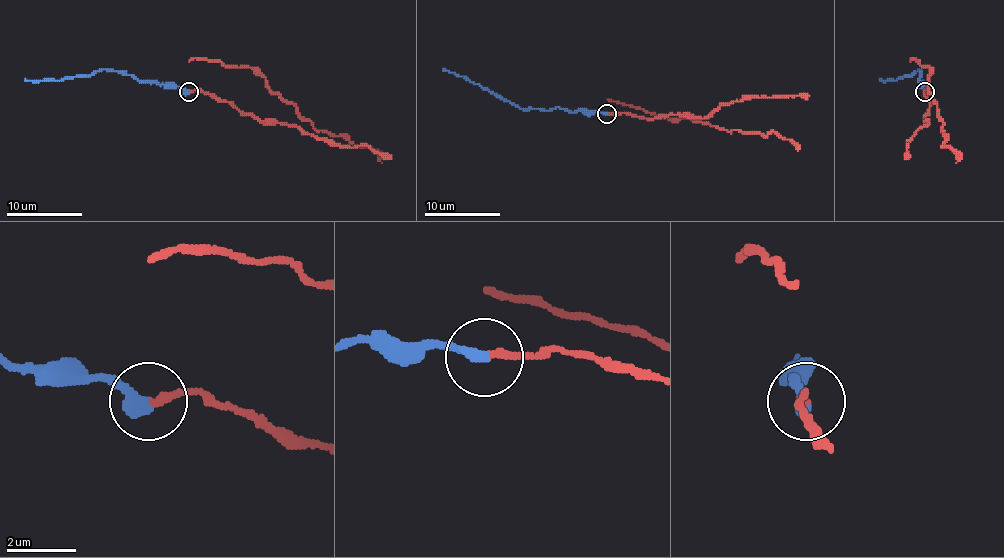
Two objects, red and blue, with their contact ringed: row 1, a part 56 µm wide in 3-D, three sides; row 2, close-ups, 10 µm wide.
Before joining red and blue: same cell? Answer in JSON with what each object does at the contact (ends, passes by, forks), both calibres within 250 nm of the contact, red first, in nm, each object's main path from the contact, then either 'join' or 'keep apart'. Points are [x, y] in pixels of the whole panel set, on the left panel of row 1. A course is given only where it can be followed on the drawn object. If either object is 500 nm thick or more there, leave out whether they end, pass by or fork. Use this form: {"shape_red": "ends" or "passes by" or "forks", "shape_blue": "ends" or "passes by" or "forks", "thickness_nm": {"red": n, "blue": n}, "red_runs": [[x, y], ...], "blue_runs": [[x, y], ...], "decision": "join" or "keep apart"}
{"shape_red": "ends", "shape_blue": "ends", "thickness_nm": {"red": 240, "blue": 380}, "red_runs": [[189, 92], [208, 92], [261, 120], [290, 124], [298, 117], [298, 109], [252, 67], [202, 58], [189, 61]], "blue_runs": [[189, 92], [179, 86], [137, 80], [130, 75], [101, 69], [59, 80], [25, 79]], "decision": "keep apart"}

